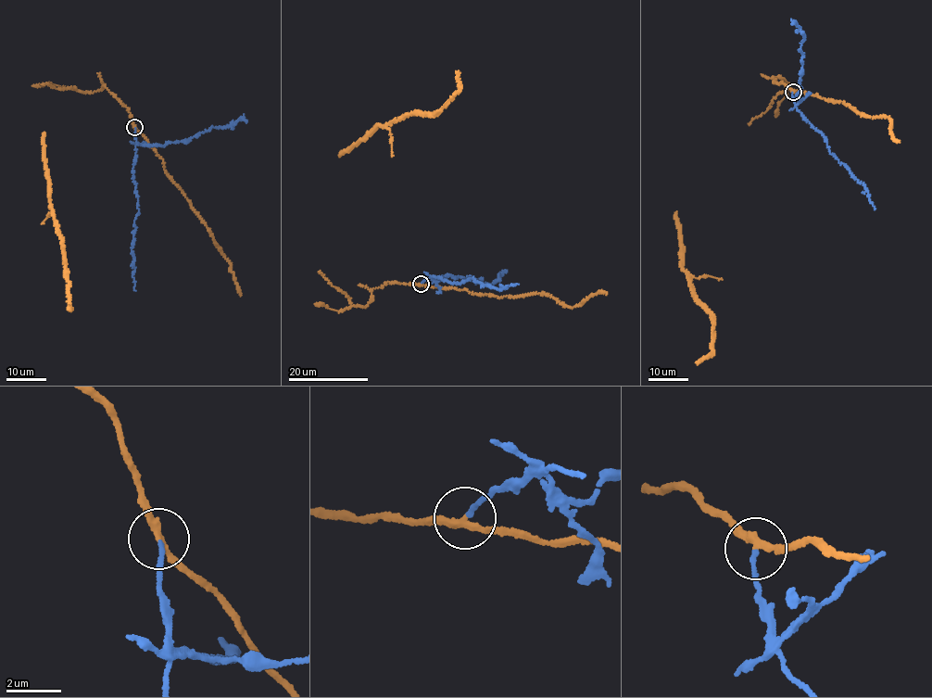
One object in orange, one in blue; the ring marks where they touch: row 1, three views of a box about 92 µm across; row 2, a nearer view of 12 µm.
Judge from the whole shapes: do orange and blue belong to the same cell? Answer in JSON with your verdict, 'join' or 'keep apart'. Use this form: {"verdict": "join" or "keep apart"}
{"verdict": "keep apart"}

